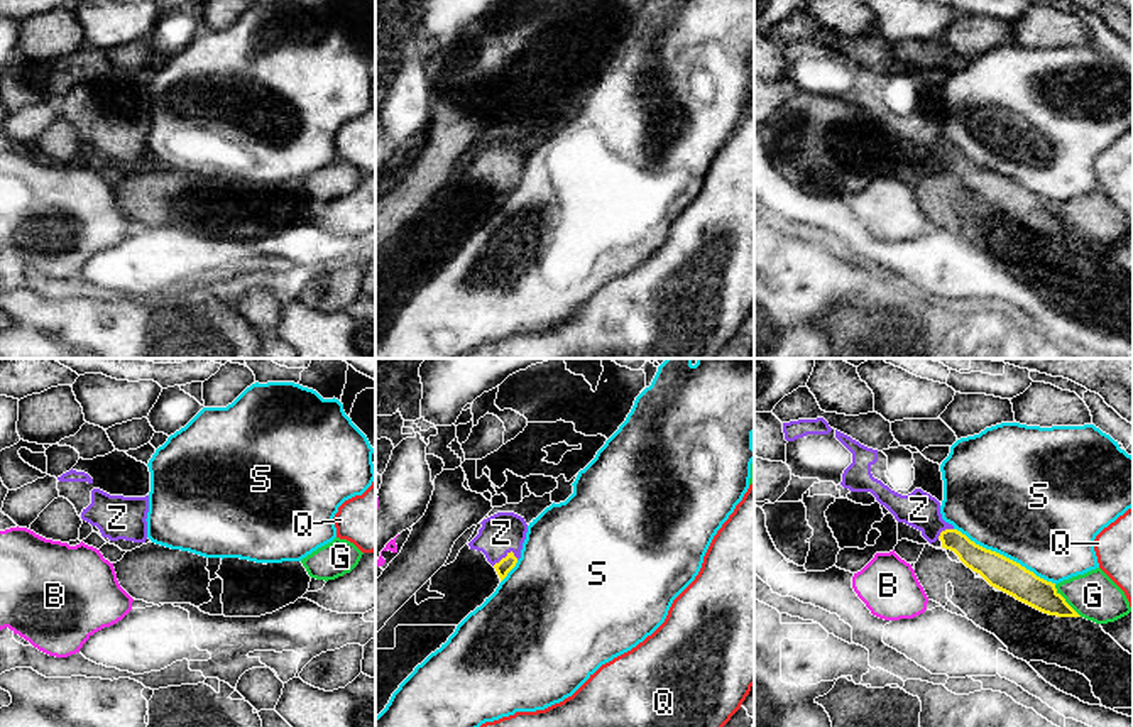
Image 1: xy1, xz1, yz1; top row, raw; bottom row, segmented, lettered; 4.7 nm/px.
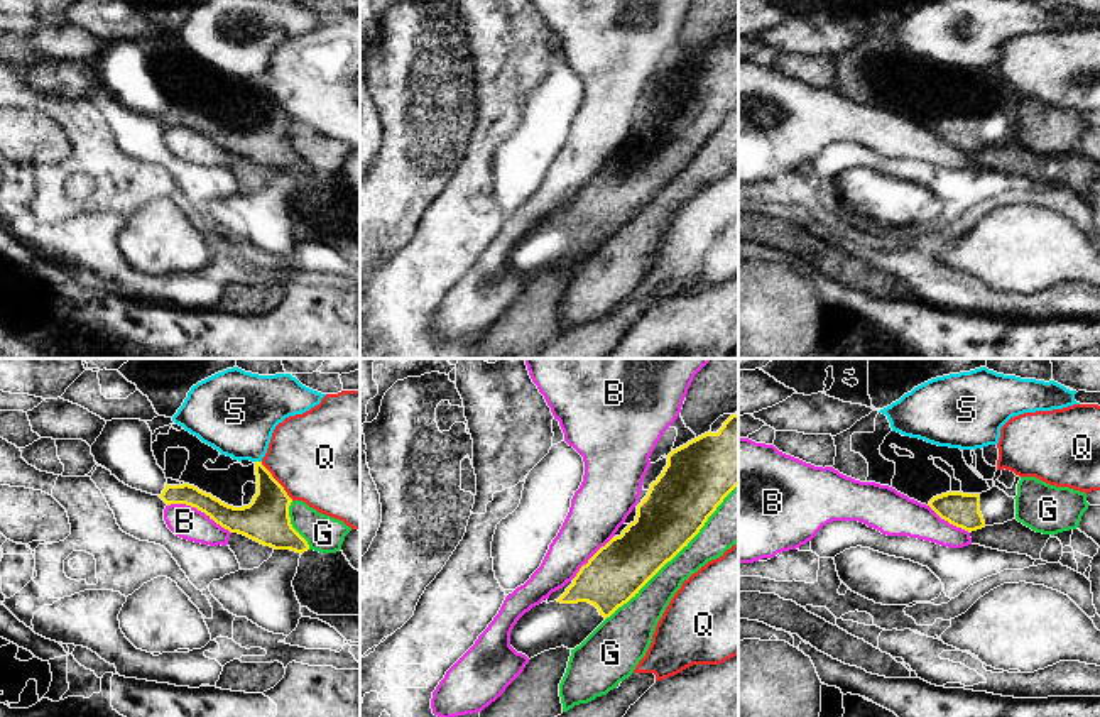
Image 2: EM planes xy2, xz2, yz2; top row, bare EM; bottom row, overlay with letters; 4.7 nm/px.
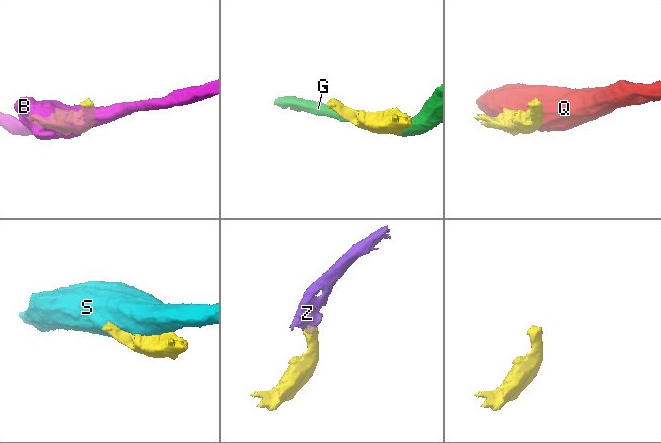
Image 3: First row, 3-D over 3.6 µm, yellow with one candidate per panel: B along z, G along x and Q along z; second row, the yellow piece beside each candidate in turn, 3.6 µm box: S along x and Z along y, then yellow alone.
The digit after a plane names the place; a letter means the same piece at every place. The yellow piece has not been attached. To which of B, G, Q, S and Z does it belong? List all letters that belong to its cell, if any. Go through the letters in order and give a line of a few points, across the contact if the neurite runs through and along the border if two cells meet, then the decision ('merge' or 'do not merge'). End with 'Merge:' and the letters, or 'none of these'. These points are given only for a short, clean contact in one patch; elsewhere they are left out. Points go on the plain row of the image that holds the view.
B: do not merge
G: do not merge
Q: line xy2 (261, 83), (293, 120); do not merge
S: do not merge
Z: line xz1 (508, 185), (506, 178), (501, 154); merge
Merge: Z

